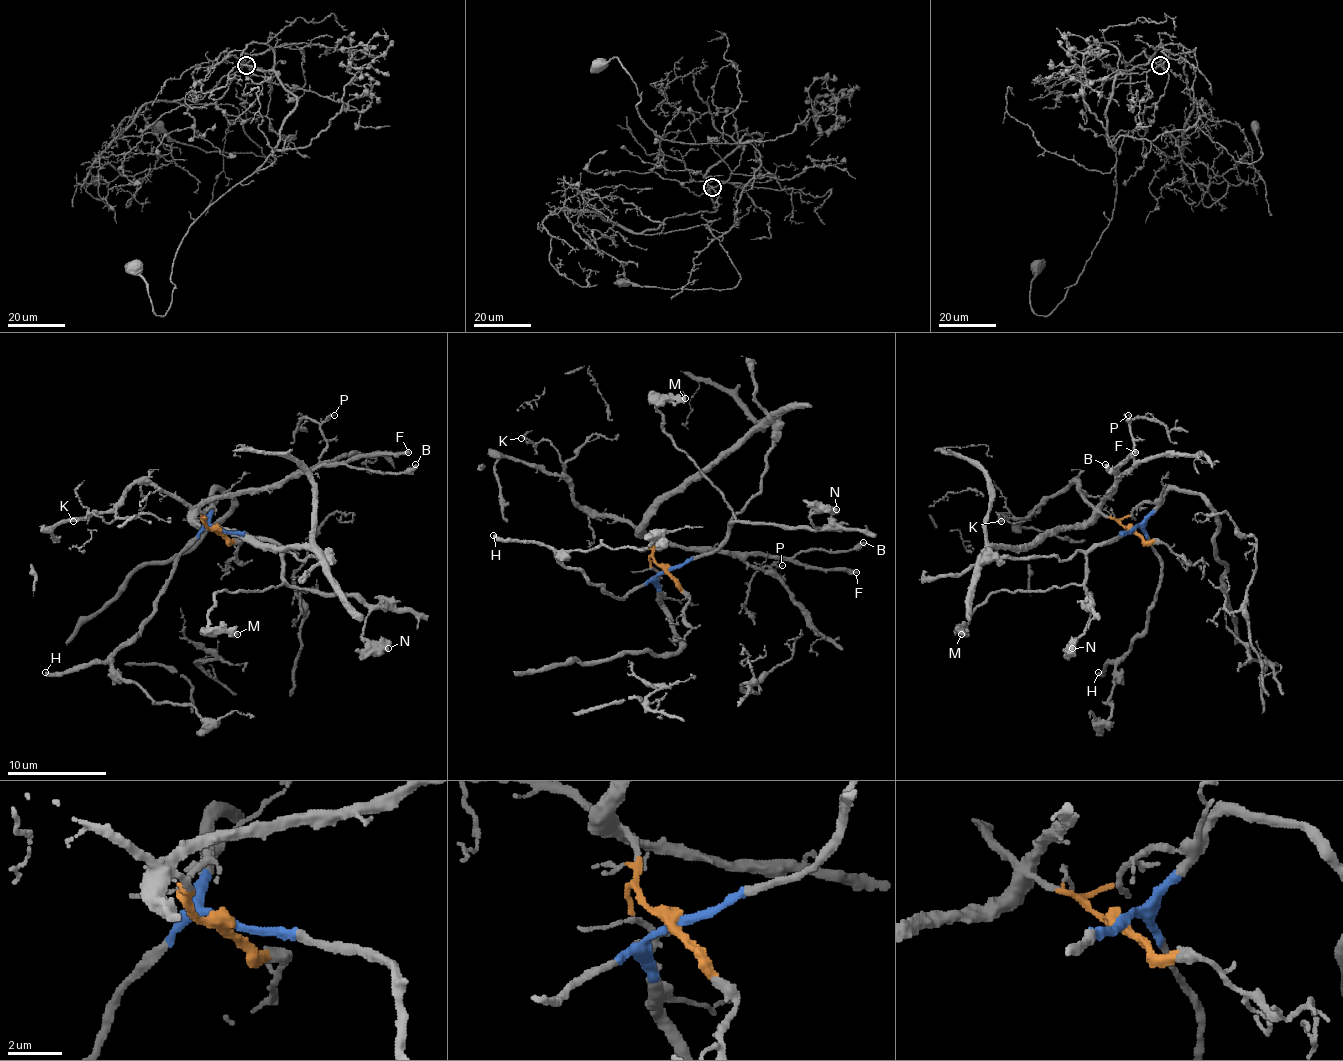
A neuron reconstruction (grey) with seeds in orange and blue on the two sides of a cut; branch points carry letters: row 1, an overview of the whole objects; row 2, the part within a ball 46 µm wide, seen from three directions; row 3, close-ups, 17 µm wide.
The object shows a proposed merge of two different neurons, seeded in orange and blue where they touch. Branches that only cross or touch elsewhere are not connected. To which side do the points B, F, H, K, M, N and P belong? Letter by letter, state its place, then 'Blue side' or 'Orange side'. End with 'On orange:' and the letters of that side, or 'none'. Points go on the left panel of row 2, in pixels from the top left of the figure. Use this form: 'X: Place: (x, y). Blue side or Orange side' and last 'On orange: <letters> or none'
B: Place: (415, 464). Orange side
F: Place: (408, 452). Orange side
H: Place: (45, 672). Blue side
K: Place: (73, 521). Orange side
M: Place: (237, 634). Blue side
N: Place: (388, 648). Blue side
P: Place: (334, 415). Orange side
On orange: B, F, K, P

